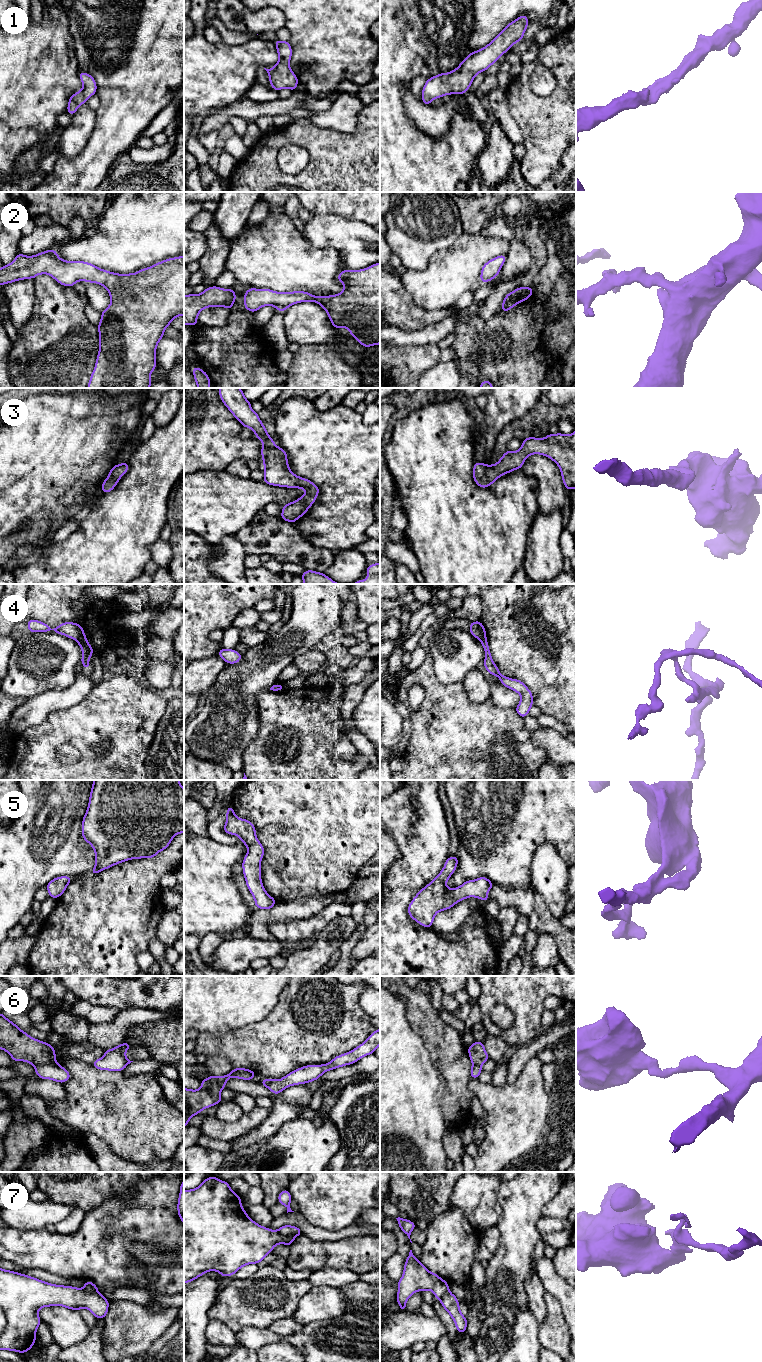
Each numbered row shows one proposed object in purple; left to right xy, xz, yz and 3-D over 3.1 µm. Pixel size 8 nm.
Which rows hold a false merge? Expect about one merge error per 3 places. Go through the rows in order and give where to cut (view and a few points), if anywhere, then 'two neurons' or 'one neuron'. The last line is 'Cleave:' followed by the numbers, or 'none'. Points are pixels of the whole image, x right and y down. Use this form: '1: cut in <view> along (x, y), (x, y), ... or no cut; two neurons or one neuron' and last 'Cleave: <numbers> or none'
1: no cut; one neuron
2: no cut; one neuron
3: no cut; one neuron
4: cut in xy along (85, 637), (76, 640); two neurons
5: no cut; one neuron
6: cut in xy along (54, 1060), (35, 1067); two neurons
7: cut in xz along (277, 1231), (282, 1235), (295, 1236); two neurons
Cleave: 4, 6, 7

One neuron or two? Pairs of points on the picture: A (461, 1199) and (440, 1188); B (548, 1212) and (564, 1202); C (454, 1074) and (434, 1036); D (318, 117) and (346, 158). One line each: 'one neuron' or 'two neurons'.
A: two neurons
B: one neuron
C: one neuron
D: two neurons

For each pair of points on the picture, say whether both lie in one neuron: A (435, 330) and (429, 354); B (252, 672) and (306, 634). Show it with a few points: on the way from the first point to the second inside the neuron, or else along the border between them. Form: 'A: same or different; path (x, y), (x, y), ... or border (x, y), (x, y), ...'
A: different; border (436, 343), (409, 346)
B: same; path (265, 661), (293, 640)

